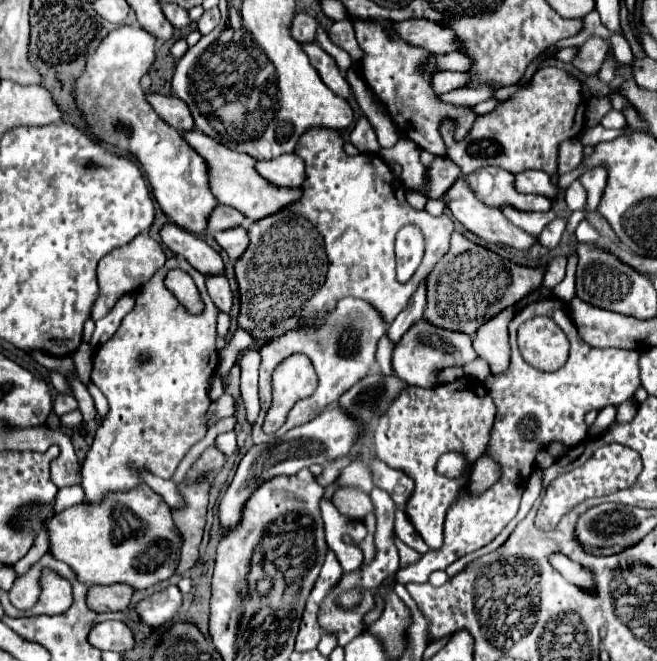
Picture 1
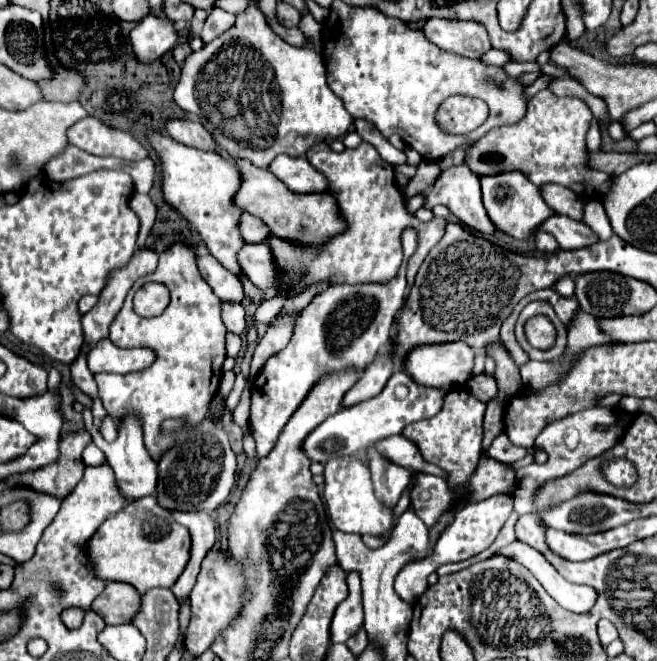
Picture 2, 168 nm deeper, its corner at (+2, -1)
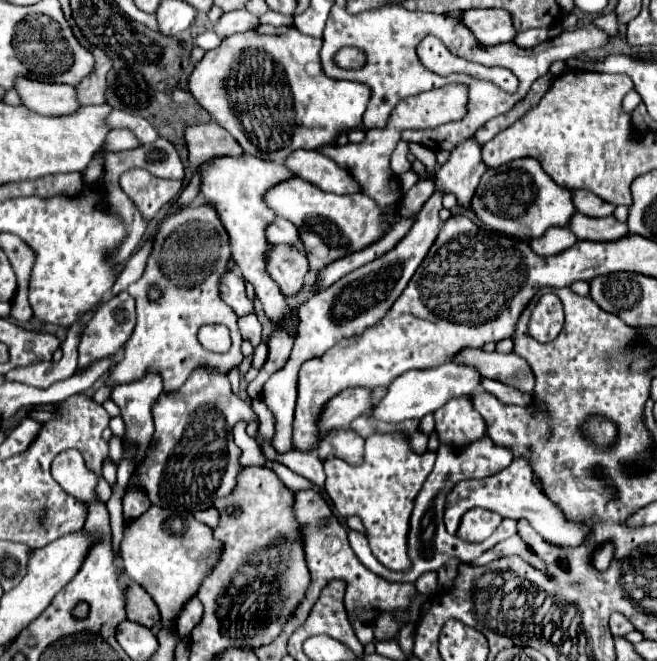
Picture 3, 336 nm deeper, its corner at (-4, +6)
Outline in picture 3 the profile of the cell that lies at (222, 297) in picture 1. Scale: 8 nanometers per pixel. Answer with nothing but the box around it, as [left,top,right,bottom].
[238,315,262,347]

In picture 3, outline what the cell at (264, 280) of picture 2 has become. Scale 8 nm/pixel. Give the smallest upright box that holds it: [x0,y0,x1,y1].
[268,245,310,297]

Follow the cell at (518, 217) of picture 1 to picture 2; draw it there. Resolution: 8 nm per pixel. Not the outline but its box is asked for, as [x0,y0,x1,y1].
[536,214,596,250]

